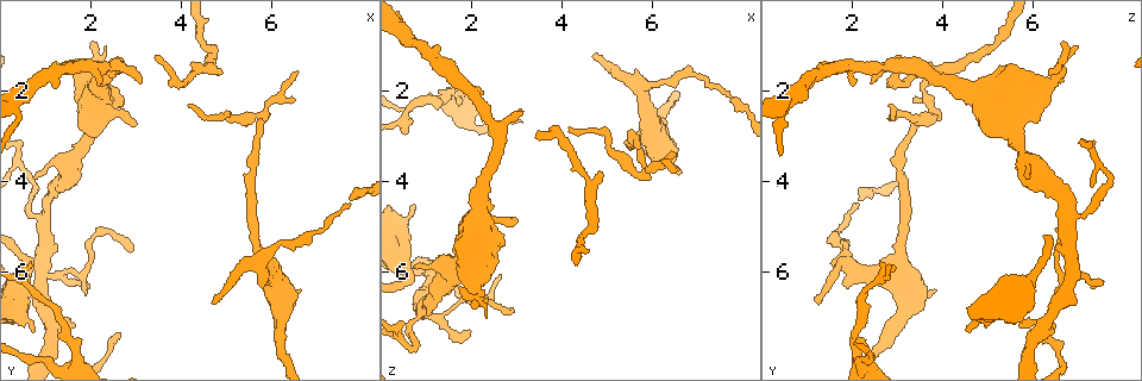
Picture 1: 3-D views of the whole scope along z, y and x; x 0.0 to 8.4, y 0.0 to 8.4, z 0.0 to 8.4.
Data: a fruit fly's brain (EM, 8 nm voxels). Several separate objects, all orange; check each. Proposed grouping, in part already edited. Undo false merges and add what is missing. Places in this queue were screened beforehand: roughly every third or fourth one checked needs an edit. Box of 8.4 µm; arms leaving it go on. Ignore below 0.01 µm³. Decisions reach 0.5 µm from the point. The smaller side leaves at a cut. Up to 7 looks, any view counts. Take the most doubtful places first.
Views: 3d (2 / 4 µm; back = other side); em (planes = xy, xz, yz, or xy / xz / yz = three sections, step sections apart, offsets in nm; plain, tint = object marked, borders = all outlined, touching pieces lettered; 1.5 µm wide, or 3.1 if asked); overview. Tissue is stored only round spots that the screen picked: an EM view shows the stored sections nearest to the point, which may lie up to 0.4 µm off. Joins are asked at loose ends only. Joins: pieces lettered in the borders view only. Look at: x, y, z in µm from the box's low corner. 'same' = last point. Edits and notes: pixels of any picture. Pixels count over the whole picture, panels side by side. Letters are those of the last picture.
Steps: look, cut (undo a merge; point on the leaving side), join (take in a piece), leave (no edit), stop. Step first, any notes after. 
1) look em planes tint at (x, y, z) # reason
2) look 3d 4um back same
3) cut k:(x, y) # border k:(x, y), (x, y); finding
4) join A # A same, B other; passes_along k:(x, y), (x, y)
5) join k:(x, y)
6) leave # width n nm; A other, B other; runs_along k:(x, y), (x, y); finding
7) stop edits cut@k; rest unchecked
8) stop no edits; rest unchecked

look em planes borders at (4.65, 6.65, 1.25) # an open end

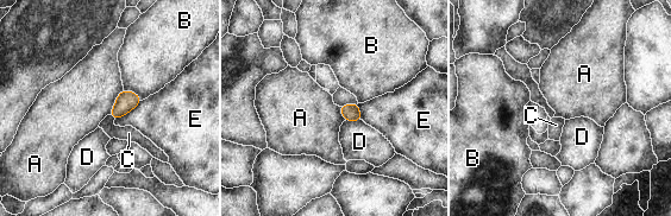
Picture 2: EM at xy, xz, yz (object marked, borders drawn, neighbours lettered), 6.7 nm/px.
join C # A other, B other, C same, D other, E other; the cell continues

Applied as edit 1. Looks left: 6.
look em planes plain at (0.90, 6.00, 6.90) # looks like a crossing

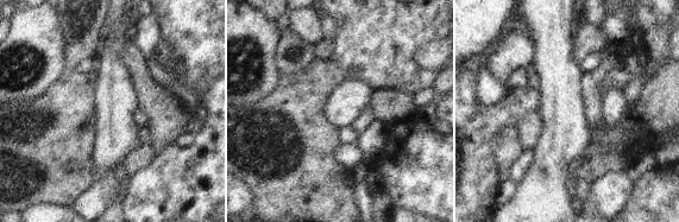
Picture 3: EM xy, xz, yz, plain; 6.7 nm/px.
look em planes borders same

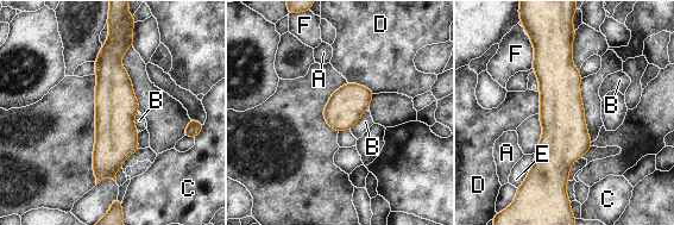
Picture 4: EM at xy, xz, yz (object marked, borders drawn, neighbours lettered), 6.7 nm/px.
leave # A other, B other, C other, D other, E other, F other; border 4:(365, 110), (350, 129); continuous, no second cell

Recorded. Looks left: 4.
look em planes borders at (1.65, 7.20, 5.75) # branch stops here

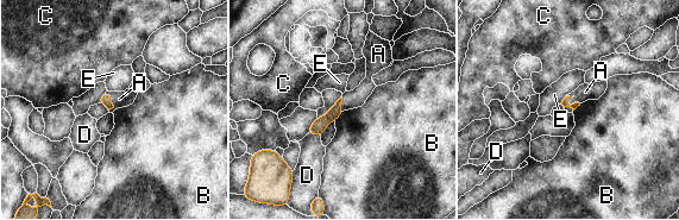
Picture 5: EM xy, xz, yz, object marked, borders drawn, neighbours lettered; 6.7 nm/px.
join A # A same, B other, C other, D other, E other; passes_along 5:(565, 102), (572, 104), (585, 92); it goes on there

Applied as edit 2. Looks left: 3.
stop edits join@2, join@5; rest unchecked

